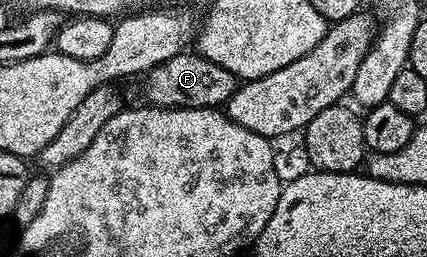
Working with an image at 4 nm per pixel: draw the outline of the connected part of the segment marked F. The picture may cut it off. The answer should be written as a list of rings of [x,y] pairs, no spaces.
[[[193,51],[180,53],[178,56],[165,60],[163,64],[150,69],[144,76],[143,81],[145,81],[143,85],[143,91],[146,95],[145,99],[150,104],[161,108],[184,109],[214,109],[228,106],[231,95],[237,90],[239,84],[238,77],[227,68],[211,63],[210,60]]]

